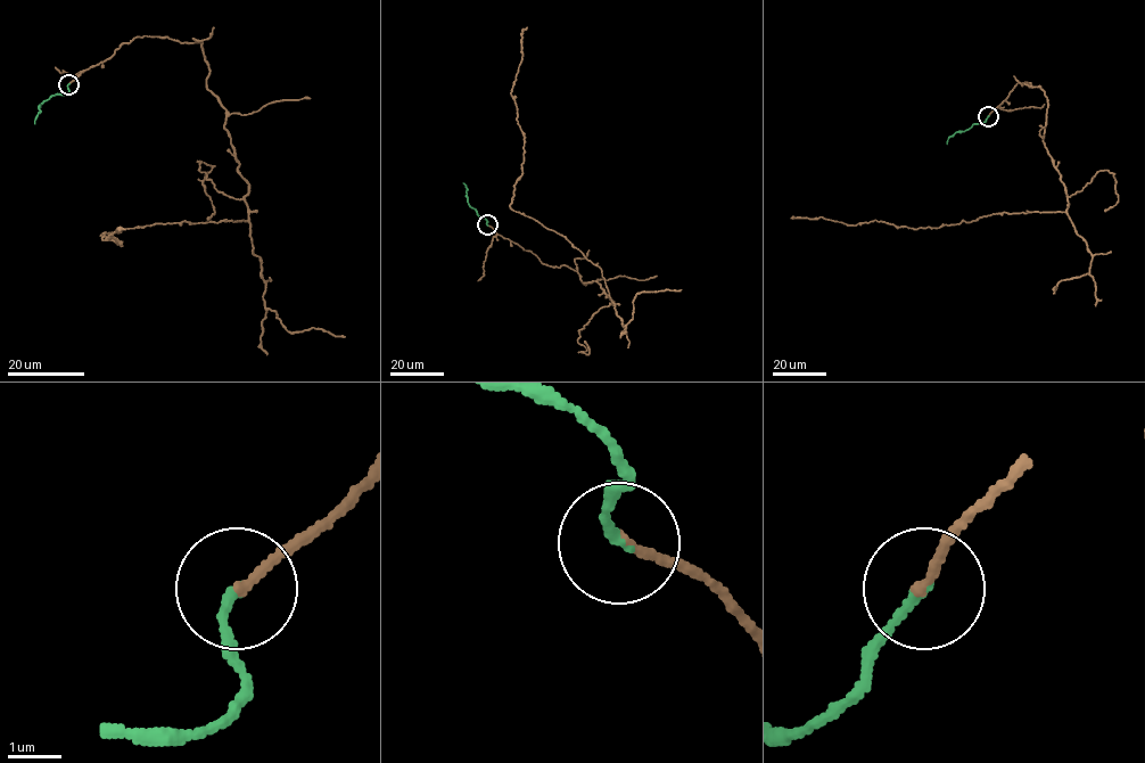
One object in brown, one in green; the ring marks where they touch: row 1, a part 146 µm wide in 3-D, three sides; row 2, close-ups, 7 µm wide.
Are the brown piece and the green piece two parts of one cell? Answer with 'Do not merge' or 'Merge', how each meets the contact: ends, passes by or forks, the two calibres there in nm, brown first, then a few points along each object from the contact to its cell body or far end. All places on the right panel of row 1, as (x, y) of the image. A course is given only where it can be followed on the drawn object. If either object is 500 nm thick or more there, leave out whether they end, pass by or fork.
Merge. At the ring brown ends. At the ring green ends. Thickness 160 nm (brown) against 180 nm. Course of brown: (988, 115), (1019, 83), (1044, 92), (1043, 141), (1065, 187), (1067, 211), (916, 229), (790, 218). Course of green: (988, 115), (982, 123), (954, 133), (947, 144)

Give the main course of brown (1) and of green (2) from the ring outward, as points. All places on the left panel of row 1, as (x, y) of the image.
1: (68, 83), (138, 37), (200, 42), (248, 219), (103, 239), (125, 229)
2: (68, 83), (66, 95), (52, 95), (40, 106), (34, 124)

